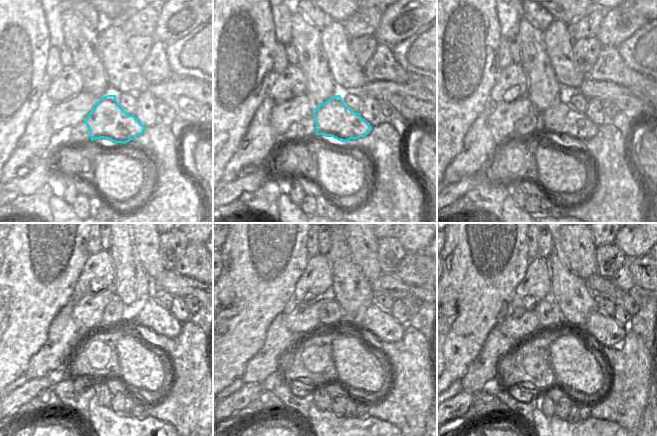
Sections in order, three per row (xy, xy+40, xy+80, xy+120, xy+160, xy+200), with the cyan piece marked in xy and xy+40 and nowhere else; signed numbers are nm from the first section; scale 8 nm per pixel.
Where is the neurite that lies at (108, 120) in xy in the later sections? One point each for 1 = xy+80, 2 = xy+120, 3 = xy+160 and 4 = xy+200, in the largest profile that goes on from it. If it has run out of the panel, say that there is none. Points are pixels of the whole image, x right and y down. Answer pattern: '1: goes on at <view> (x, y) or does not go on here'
1: goes on at xy+80 (558, 122)
2: goes on at xy+120 (92, 360)
3: goes on at xy+160 (309, 364)
4: goes on at xy+200 (527, 368)

